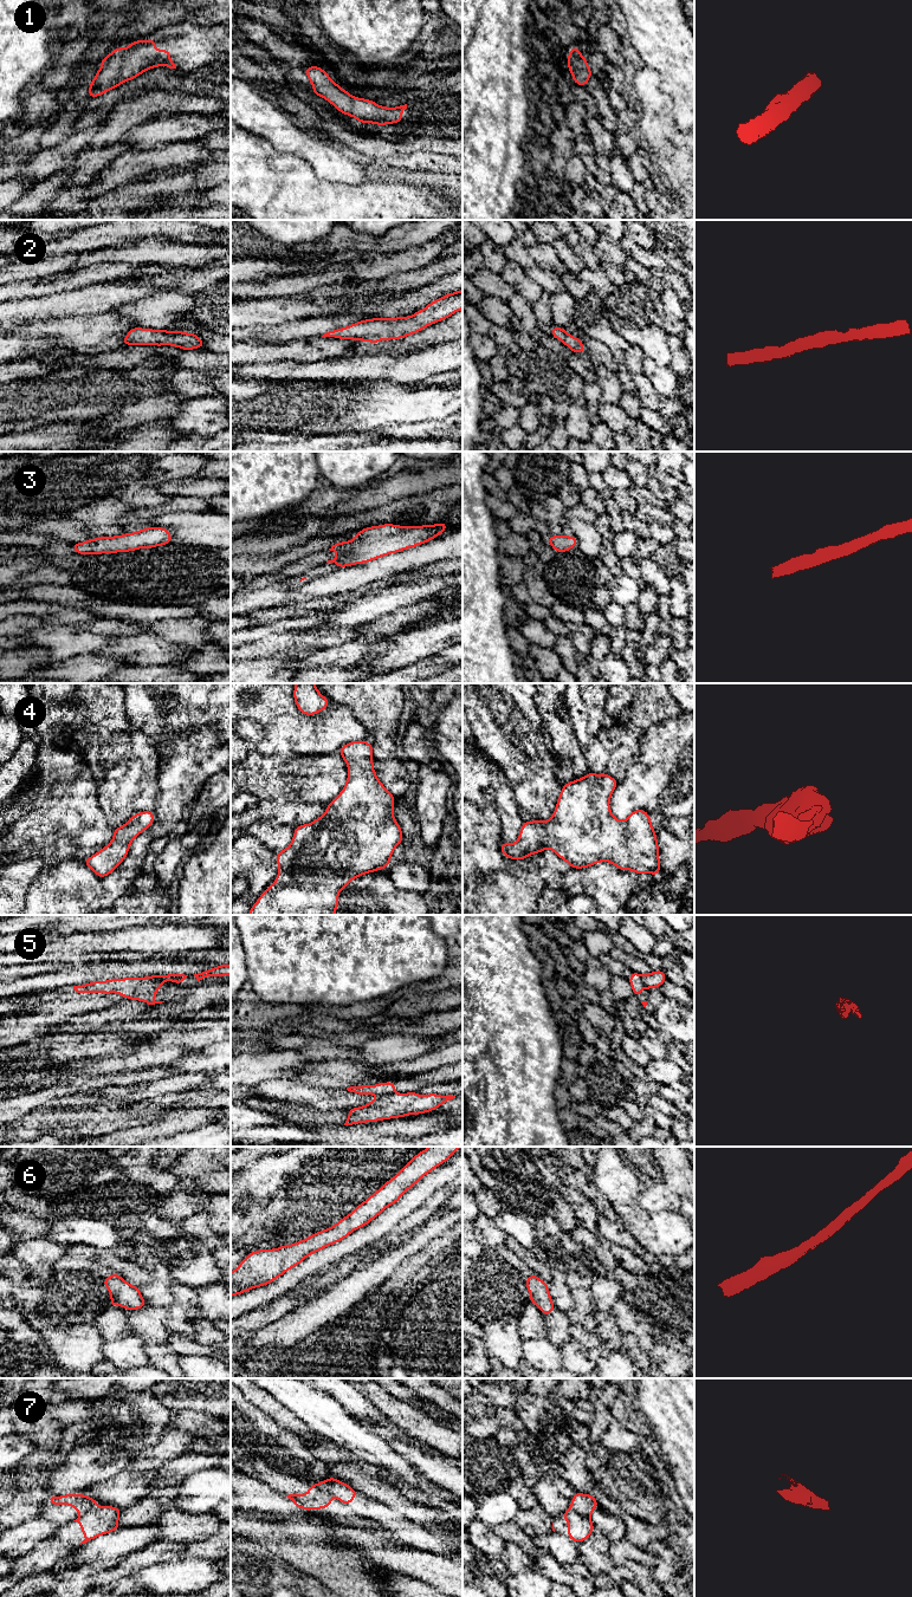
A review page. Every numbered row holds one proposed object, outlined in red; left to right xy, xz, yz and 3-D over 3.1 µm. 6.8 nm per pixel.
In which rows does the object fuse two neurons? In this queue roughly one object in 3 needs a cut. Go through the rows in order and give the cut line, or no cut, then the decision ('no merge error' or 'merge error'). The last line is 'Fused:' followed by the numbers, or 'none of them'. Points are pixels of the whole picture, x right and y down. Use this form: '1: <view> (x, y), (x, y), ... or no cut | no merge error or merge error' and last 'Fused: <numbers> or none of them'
1: no cut | no merge error
2: no cut | no merge error
3: no cut | no merge error
4: no cut | no merge error
5: xz (394, 1092), (380, 1096) | merge error
6: no cut | no merge error
7: yz (569, 1508), (589, 1519) | merge error
Fused: 5, 7

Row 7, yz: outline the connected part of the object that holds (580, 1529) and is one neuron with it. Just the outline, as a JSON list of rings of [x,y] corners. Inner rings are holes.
[[[571,1510],[565,1511],[561,1515],[563,1515],[568,1523],[569,1534],[565,1537],[570,1538],[575,1543],[587,1540],[594,1532],[594,1524],[590,1519],[582,1518]]]

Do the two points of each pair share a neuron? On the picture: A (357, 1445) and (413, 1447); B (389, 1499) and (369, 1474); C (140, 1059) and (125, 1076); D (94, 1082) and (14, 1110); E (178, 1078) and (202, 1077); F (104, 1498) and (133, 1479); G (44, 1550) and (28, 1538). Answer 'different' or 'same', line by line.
A: different
B: same
C: different
D: same
E: same
F: same
G: different

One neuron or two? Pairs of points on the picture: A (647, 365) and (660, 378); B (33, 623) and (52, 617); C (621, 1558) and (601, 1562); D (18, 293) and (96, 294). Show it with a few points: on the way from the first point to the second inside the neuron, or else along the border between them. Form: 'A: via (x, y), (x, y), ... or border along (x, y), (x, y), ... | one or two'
A: via (651, 369), (657, 375) | one
B: border along (15, 614), (36, 615), (45, 623) | two
C: border along (609, 1543), (609, 1557), (615, 1564) | two
D: border along (79, 287), (25, 298) | two

